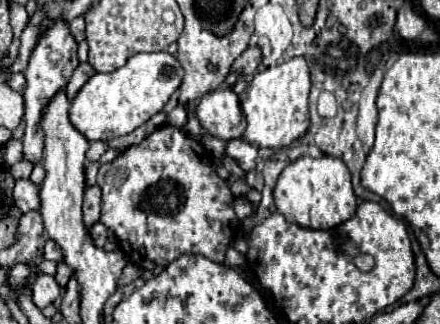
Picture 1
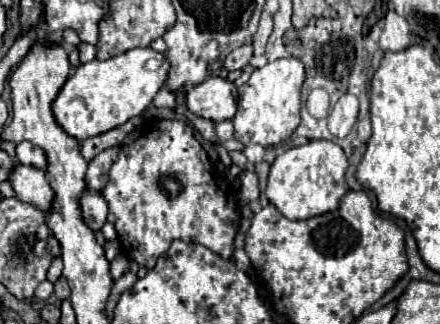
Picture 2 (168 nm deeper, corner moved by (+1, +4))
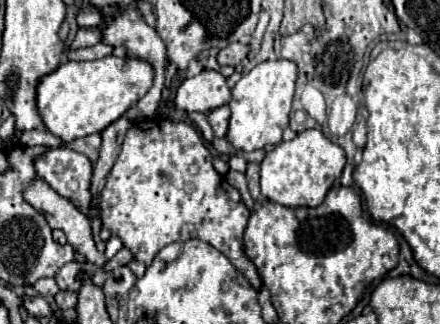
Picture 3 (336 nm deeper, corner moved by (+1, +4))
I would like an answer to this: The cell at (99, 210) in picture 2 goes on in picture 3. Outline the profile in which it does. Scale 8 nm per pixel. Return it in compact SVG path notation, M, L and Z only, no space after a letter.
M52 148L36 162L38 178L42 178L60 196L72 200L84 214L98 216L98 208L90 206L90 180L92 164L80 152L70 148Z

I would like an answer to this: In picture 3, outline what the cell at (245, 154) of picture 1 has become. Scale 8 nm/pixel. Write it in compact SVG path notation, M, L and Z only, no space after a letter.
M228 104L208 112L208 122L210 122L210 126L212 126L212 130L214 130L214 134L218 138L226 136L226 132L228 132L228 120L230 120L230 108L228 108Z

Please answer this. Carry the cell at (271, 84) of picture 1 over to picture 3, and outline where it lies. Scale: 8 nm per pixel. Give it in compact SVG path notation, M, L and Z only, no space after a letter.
M266 60L244 74L232 88L230 100L230 124L226 138L240 152L252 152L258 148L276 146L282 142L282 134L288 128L288 114L292 108L296 64L290 60Z

